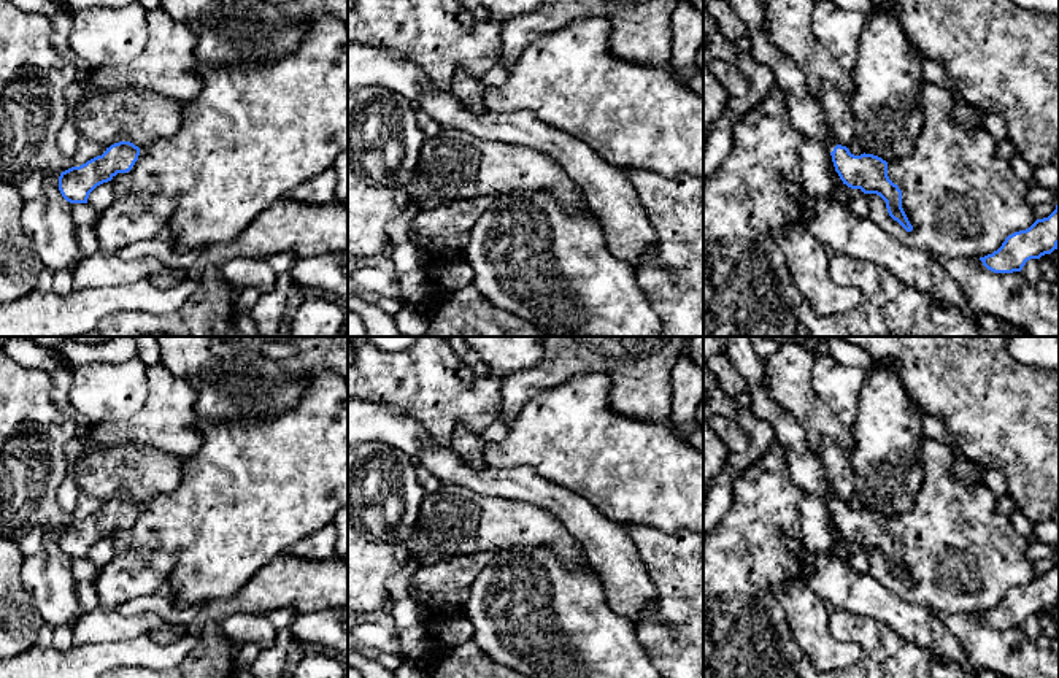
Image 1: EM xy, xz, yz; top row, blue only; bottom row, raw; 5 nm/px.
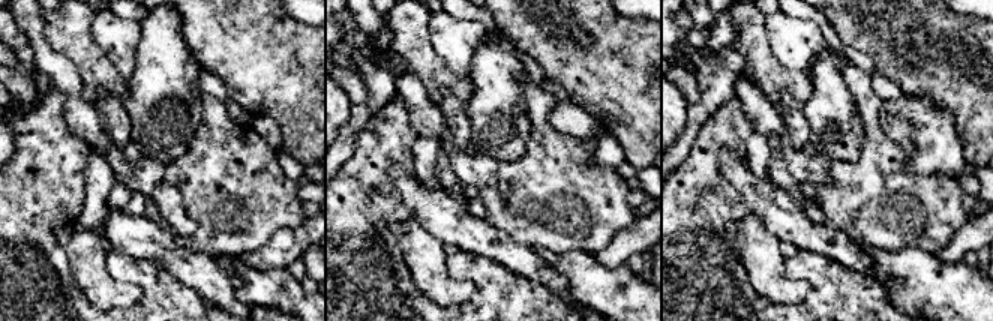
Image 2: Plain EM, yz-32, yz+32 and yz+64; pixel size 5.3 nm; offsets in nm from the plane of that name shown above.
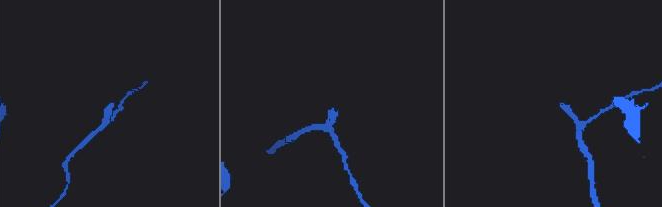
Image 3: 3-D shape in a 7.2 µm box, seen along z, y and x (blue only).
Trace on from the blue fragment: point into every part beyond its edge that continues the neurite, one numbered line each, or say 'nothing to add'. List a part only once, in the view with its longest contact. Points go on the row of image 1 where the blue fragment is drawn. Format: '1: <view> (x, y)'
1: yz (804, 111)

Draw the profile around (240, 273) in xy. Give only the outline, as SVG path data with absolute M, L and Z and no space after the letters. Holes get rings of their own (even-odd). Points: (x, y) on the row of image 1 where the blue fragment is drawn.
M232 259L219 267L229 284L238 291L254 287L262 294L271 291L278 275L260 259Z

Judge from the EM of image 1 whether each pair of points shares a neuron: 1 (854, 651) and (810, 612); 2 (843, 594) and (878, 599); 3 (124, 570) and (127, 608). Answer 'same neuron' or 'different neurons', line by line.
1: same neuron
2: same neuron
3: different neurons

